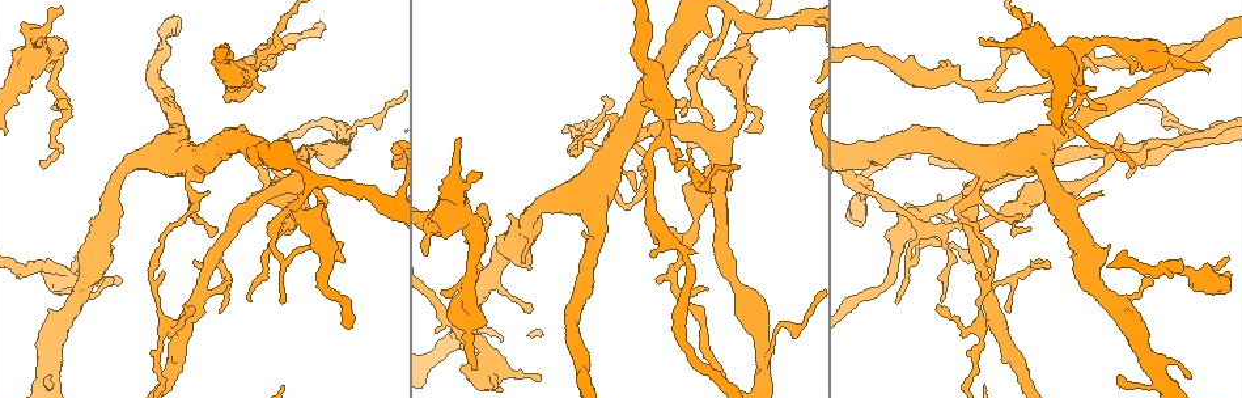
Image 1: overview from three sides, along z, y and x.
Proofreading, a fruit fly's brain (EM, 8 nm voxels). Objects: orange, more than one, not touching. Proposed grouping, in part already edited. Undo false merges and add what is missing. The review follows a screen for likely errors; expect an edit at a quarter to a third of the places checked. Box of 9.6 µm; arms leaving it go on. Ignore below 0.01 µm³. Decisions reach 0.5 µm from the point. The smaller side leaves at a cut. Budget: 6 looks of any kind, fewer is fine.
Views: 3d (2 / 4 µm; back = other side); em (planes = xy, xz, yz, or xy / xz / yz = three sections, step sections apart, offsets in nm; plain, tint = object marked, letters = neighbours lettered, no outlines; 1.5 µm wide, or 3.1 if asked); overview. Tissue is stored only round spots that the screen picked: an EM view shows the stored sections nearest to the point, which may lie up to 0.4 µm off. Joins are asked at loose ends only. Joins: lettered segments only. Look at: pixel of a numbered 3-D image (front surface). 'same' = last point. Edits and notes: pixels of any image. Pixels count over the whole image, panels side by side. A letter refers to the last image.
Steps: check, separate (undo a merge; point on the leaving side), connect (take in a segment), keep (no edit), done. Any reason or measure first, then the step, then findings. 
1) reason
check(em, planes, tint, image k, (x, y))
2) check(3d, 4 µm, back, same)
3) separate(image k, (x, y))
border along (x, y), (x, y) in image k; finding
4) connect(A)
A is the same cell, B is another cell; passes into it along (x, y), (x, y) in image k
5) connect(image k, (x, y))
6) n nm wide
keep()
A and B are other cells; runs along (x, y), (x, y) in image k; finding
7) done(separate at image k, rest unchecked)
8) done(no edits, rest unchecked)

thin arm on a thick one
check(em, planes, plain, image 1, (491, 275))

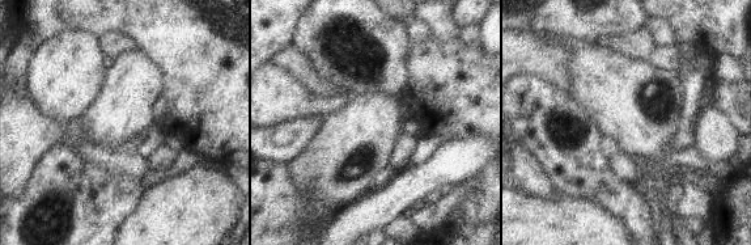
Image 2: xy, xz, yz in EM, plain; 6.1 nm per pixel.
what lies round it
check(em, planes, letters, same)

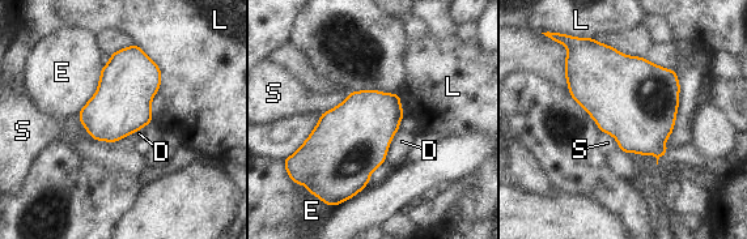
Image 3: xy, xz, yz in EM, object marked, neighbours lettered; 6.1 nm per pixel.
360 nm wide
keep()
D, E, L and S are other cells; border along (104, 67), (96, 93), (77, 115) in image 3; continuous, no second neuron

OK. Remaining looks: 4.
free end
check(em, planes, letters, image 1, (522, 261))

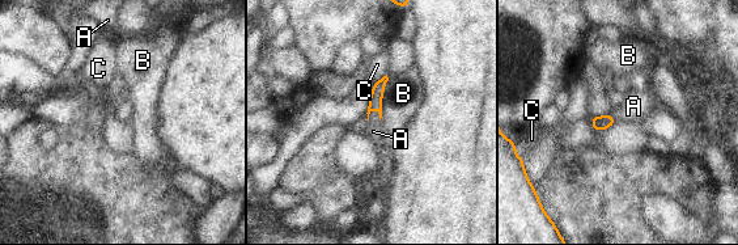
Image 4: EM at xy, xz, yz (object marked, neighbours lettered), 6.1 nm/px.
connect(A)
A is the same cell, B and C are other cells; the neuron continues

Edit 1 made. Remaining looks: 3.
check(overview)

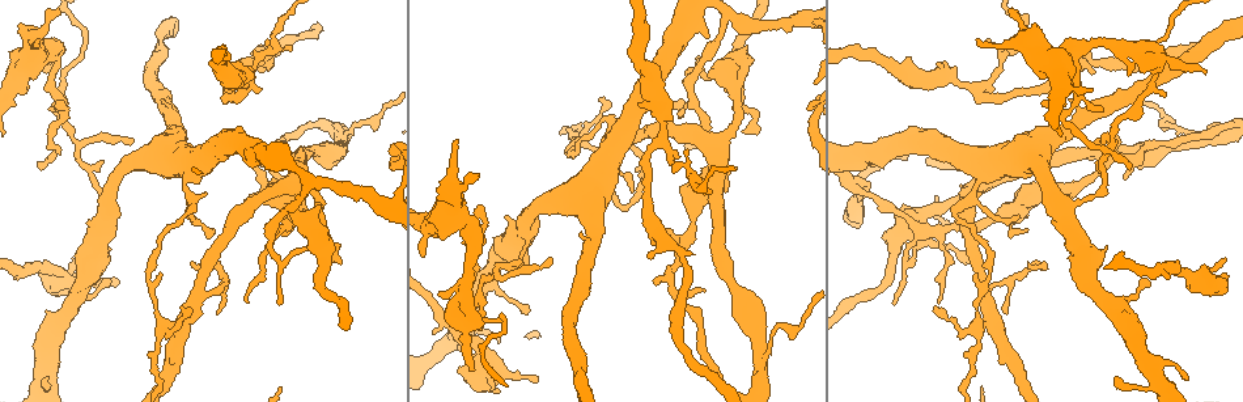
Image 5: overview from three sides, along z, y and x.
branch point
check(3d, 2 µm, image 5, (57, 48))

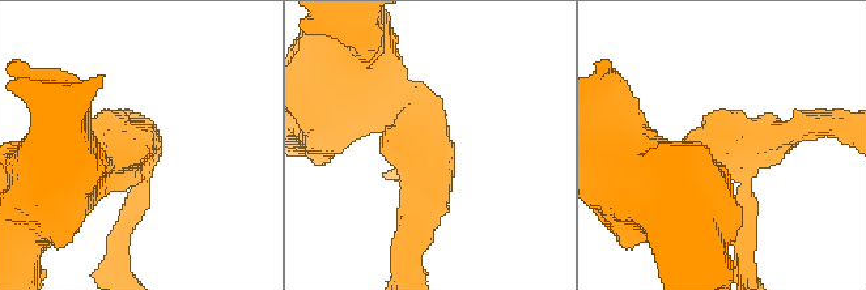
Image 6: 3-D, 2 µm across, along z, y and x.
shape alone is not enough
check(em, planes, letters, image 6, (432, 170))

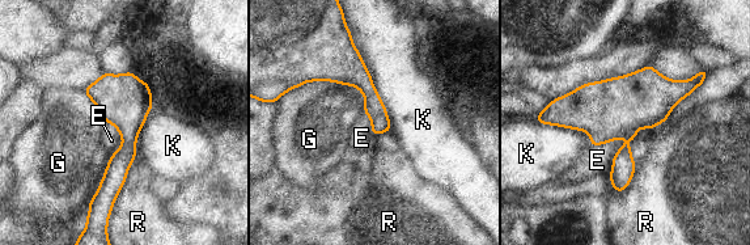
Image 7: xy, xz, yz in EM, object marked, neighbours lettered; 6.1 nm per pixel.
keep()
E, G, K and R are other cells; runs along (352, 49), (352, 71), (386, 129) in image 7; all the same neuron

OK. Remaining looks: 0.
done(connect at image 4, rest unchecked)

